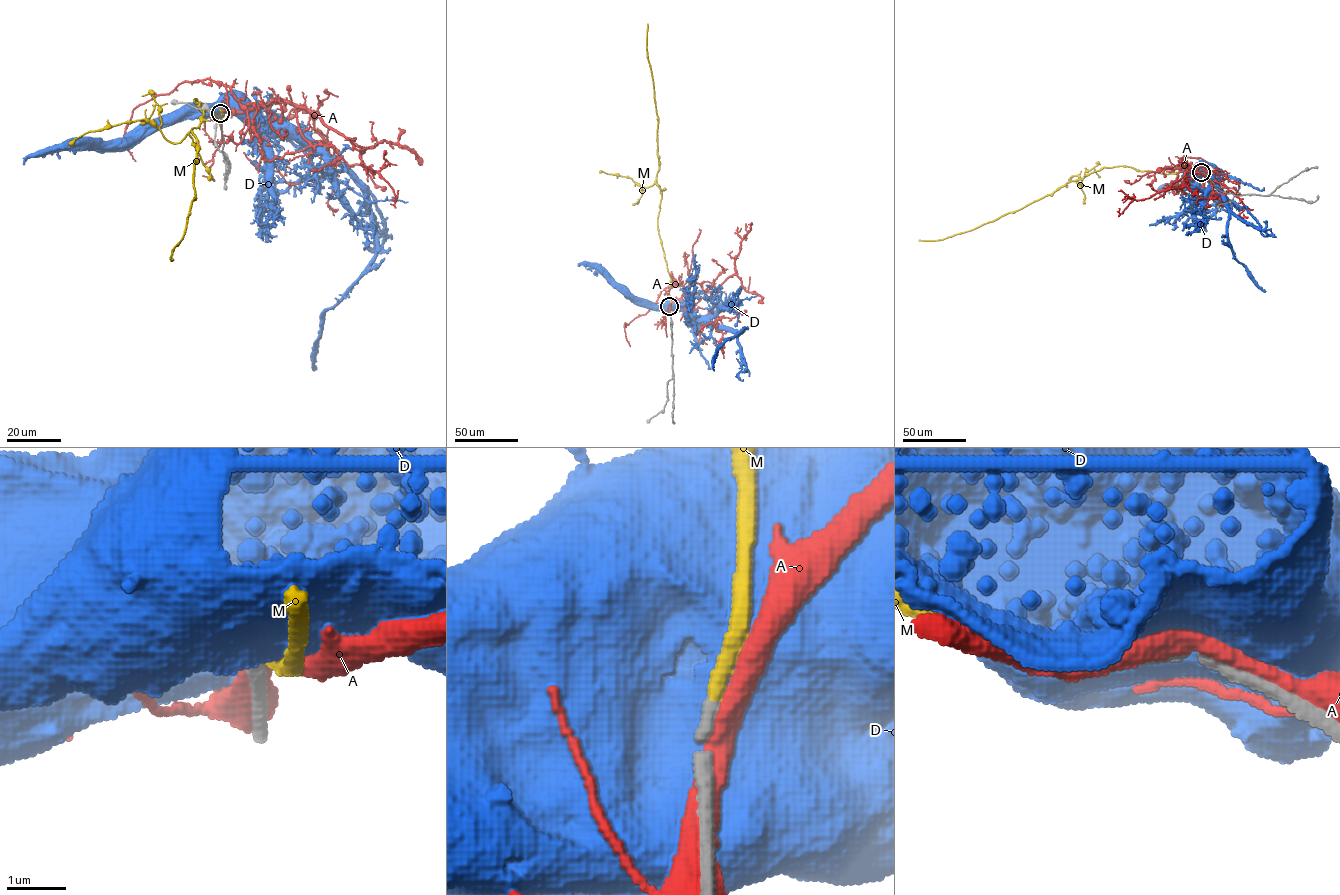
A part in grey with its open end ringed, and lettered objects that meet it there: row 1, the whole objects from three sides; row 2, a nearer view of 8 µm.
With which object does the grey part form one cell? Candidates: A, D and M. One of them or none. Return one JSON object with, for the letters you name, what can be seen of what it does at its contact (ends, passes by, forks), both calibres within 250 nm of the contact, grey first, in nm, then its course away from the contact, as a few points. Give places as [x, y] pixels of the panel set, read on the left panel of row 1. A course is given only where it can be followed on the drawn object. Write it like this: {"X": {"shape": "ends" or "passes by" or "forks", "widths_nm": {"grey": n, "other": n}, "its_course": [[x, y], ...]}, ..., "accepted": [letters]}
{"M": {"shape": "ends", "widths_nm": {"grey": 190, "other": 240}, "its_course": [[220, 113], [204, 110], [194, 100], [203, 112], [191, 131], [197, 141], [195, 195], [172, 259]]}, "accepted": ["M"]}

